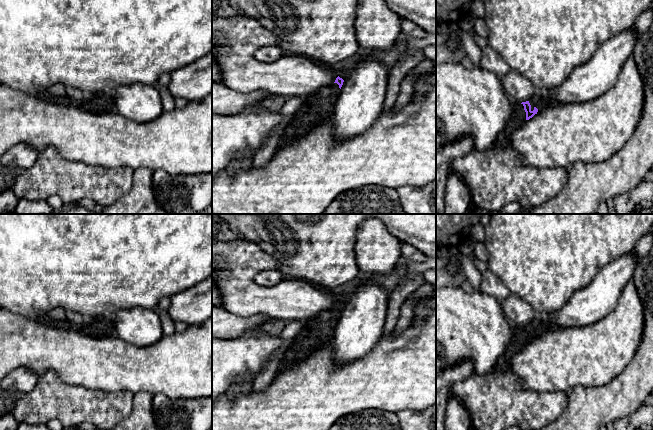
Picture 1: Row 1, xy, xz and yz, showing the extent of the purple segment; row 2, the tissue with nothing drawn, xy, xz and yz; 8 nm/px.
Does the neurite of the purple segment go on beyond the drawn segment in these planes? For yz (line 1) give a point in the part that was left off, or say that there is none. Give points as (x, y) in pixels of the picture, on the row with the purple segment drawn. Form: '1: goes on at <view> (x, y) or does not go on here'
1: goes on at yz (518, 117)

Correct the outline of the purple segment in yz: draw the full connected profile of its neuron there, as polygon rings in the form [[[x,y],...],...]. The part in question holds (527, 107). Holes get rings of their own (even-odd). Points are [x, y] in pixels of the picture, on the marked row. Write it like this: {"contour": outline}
{"contour": [[[541,92],[533,95],[526,102],[516,102],[513,104],[510,120],[492,147],[507,146],[510,143],[512,133],[516,129],[520,128],[527,120],[532,118],[535,114],[542,112],[550,105],[548,99]]]}

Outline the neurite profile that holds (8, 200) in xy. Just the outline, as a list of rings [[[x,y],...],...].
[[[11,190],[0,193],[0,214],[13,214],[19,199]]]

